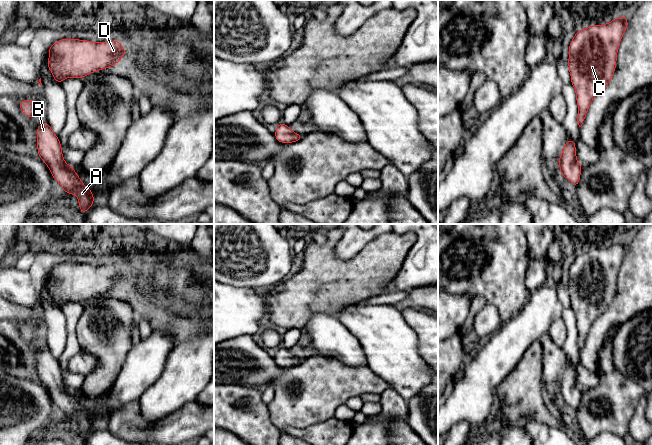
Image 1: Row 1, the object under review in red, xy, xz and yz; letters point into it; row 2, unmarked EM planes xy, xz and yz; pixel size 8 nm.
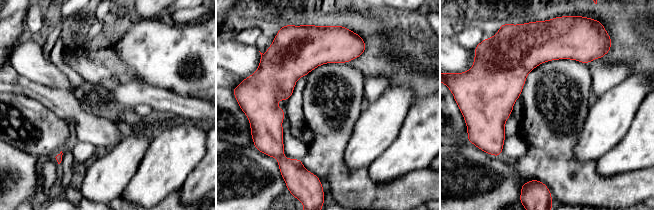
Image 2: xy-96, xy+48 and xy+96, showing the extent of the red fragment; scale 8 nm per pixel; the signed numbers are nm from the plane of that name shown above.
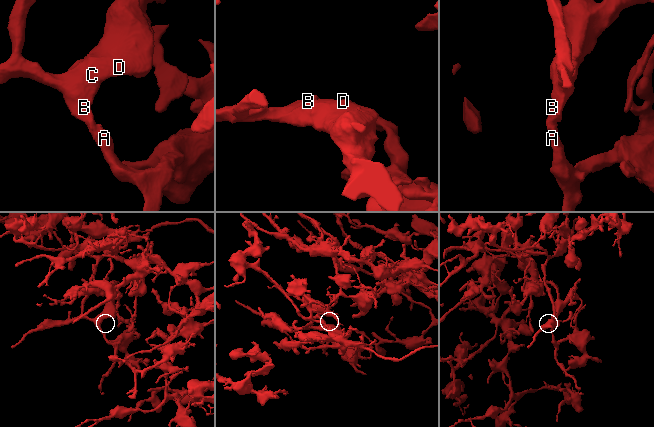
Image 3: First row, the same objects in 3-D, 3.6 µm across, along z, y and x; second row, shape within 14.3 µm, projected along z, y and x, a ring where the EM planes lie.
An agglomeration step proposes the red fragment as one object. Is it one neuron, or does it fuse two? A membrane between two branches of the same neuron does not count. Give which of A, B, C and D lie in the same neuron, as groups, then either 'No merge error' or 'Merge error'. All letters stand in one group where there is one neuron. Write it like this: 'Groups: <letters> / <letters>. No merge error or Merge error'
Groups: A B C D. No merge error

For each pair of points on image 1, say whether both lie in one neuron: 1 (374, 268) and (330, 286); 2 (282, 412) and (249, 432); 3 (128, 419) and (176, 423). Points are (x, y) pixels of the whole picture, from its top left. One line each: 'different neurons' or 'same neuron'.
1: same neuron
2: different neurons
3: same neuron

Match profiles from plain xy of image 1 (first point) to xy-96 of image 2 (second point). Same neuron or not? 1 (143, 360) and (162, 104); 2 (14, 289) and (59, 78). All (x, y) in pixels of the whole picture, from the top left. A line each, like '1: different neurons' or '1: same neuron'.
1: different neurons
2: same neuron

